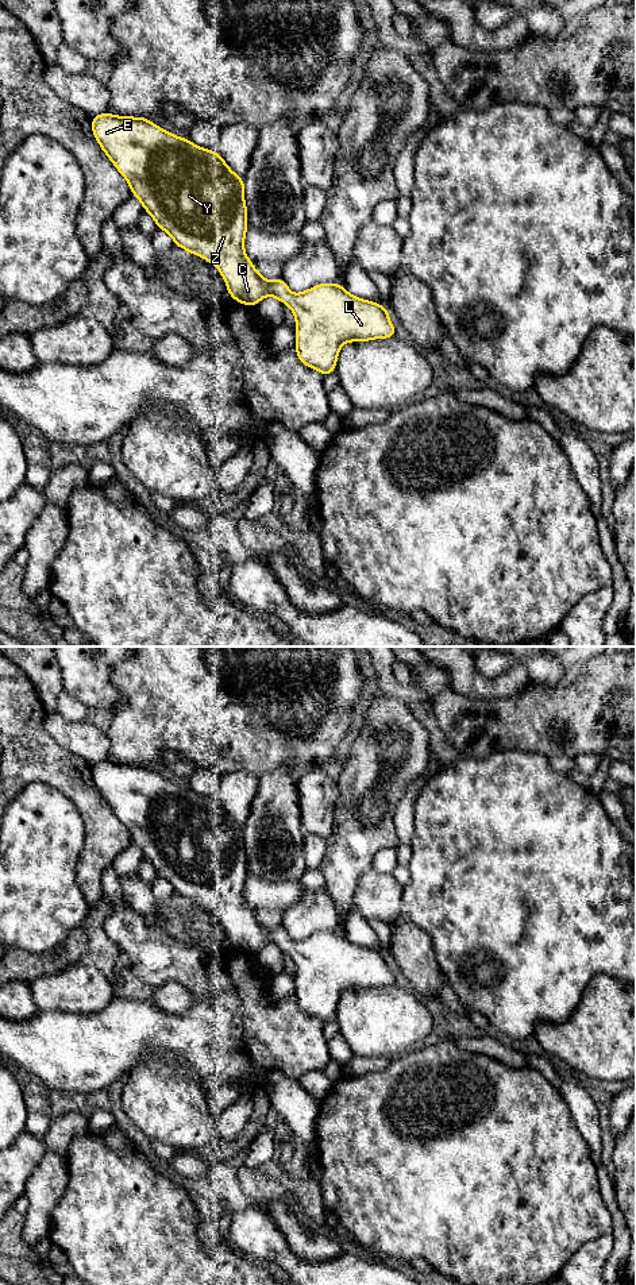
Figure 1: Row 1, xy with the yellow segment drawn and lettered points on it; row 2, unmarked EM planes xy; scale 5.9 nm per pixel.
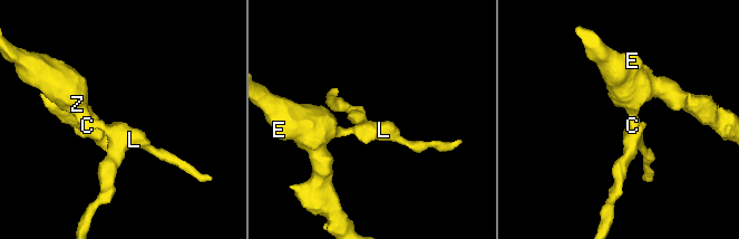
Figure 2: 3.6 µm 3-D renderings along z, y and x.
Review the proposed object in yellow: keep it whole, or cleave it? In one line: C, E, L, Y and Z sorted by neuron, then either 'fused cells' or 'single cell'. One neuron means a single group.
C E L Y Z; single cell

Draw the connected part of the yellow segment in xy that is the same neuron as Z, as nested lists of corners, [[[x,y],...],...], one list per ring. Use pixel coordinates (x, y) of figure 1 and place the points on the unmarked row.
[[[105,760],[92,765],[92,779],[101,798],[127,827],[132,842],[138,845],[143,857],[154,867],[157,876],[167,880],[178,895],[215,912],[226,929],[231,946],[255,954],[262,946],[273,944],[289,953],[296,965],[294,995],[302,1012],[320,1019],[325,1024],[335,1019],[338,1002],[344,991],[388,987],[397,983],[389,968],[388,956],[350,942],[340,931],[319,931],[302,941],[292,942],[282,926],[267,929],[257,919],[244,900],[244,884],[248,875],[244,830],[228,815],[220,802],[201,796],[188,786],[178,786],[149,769],[147,765],[116,764]]]

